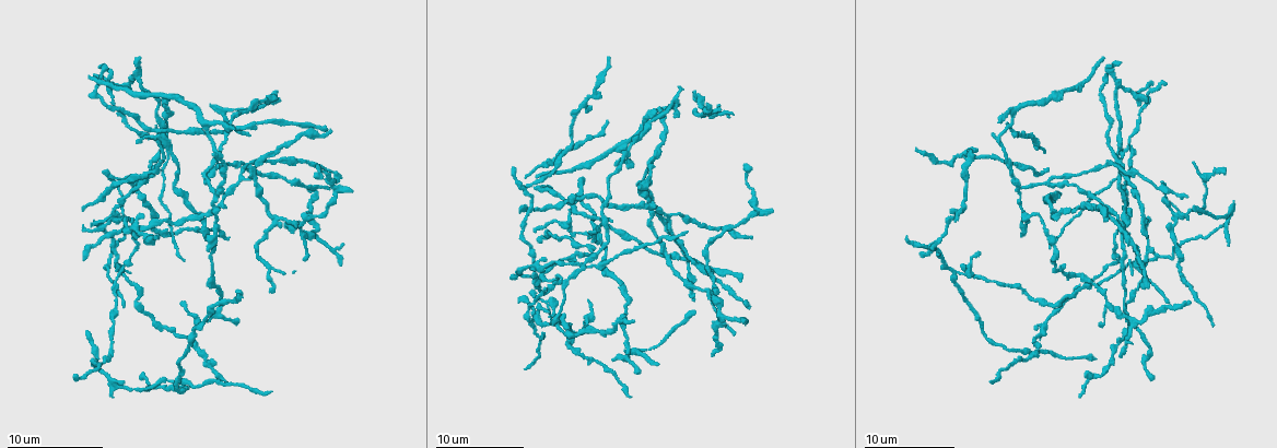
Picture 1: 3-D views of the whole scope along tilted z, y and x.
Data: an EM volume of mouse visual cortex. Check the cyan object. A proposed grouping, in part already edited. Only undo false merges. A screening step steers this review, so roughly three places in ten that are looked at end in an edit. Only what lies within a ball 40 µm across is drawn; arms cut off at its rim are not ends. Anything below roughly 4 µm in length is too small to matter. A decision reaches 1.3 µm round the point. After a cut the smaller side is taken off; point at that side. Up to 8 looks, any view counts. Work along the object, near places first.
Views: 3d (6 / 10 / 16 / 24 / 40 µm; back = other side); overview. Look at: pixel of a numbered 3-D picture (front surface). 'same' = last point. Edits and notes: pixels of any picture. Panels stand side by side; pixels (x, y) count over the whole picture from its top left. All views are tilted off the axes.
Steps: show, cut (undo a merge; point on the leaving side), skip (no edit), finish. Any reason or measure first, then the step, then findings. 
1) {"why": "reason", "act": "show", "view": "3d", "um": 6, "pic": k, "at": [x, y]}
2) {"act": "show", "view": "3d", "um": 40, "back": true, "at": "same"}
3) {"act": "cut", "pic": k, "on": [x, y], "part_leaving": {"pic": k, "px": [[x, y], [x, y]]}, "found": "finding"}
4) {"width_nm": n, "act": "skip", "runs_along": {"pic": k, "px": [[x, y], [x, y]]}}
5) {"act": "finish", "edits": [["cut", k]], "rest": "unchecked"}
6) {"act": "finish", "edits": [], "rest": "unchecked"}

{"why": "abrupt turn", "act": "show", "view": "3d", "um": 16, "pic": 1, "at": [89, 247]}

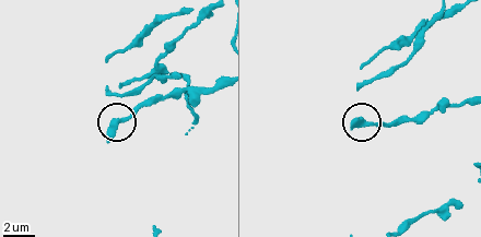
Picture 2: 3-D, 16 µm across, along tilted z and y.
{"act": "show", "view": "3d", "um": 6, "pic": 2, "at": [364, 123]}

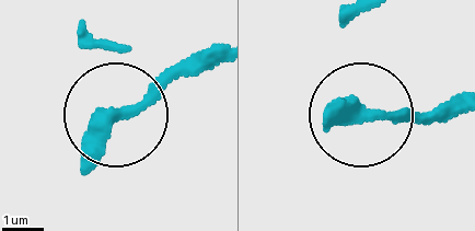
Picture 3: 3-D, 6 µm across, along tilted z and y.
{"width_nm": 350, "act": "skip", "found": "continuous, no second neuron"}

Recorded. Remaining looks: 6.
{"why": "two arms in line, one across", "act": "show", "view": "3d", "um": 10, "pic": 1, "at": [672, 232]}

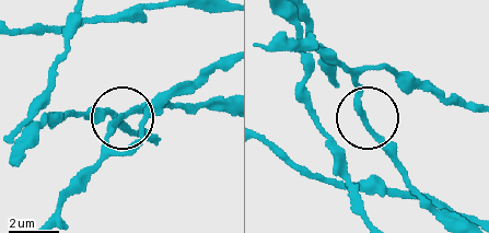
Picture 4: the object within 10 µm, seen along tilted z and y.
{"act": "skip", "runs_along": {"pic": 4, "px": [[284, 14], [305, 101], [330, 137], [367, 123], [404, 165]]}, "found": "one neuron here"}

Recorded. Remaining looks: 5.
{"why": "looks like a crossing", "act": "show", "view": "3d", "um": 10, "pic": 1, "at": [1157, 255]}

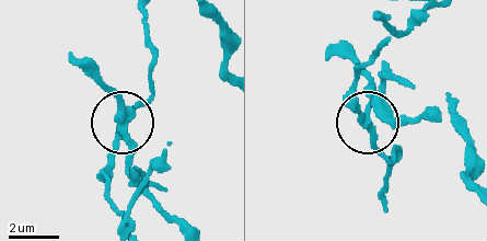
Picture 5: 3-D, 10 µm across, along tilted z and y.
{"width_nm": 250, "act": "cut", "pic": 5, "on": [115, 150], "part_leaving": {"pic": 5, "px": [[129, 117], [148, 85], [148, 20]]}, "found": "two neurons meet here"}

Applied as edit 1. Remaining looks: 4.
{"why": "calibre changes", "act": "show", "view": "3d", "um": 10, "pic": 1, "at": [117, 301]}

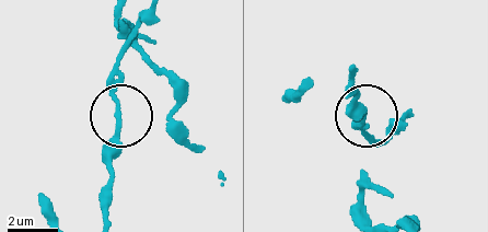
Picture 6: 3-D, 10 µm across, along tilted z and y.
{"act": "show", "view": "3d", "um": 10, "back": true, "pic": 6, "at": [119, 121]}

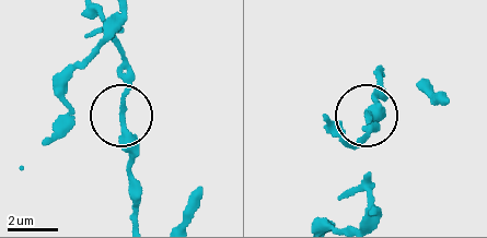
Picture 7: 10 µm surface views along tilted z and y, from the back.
{"act": "skip", "runs_along": {"pic": 7, "px": [[327, 122], [347, 143], [361, 138], [377, 93]]}, "found": "continuous, no second neuron"}

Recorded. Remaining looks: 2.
{"act": "finish", "edits": [["cut", 5]], "rest": "unchecked"}

